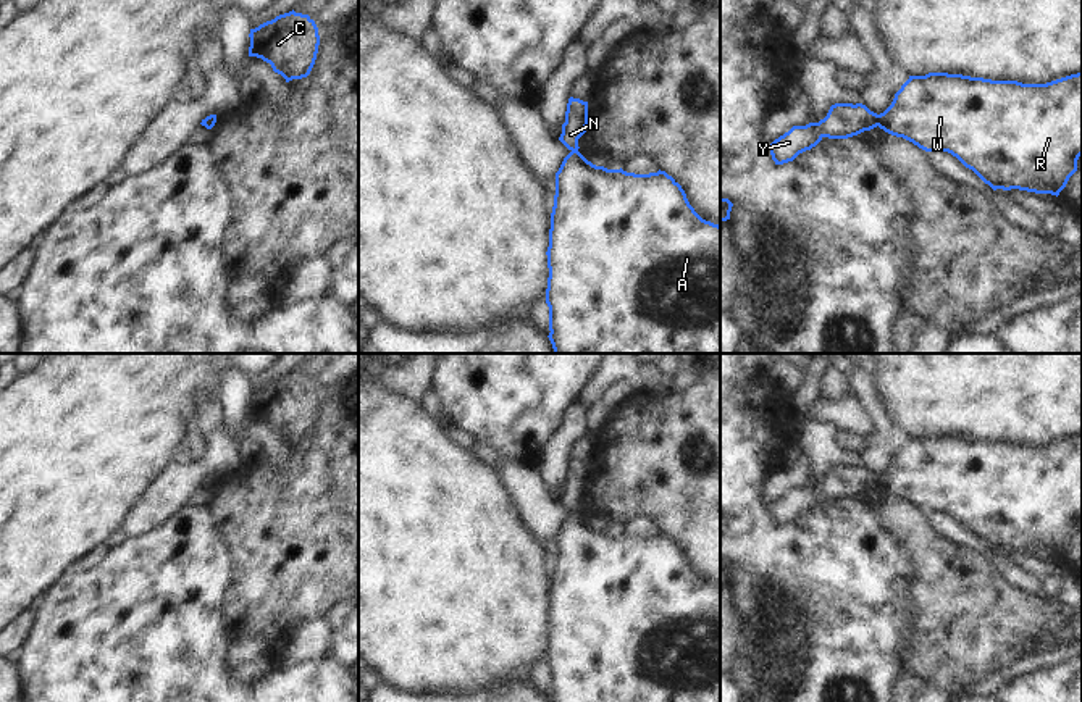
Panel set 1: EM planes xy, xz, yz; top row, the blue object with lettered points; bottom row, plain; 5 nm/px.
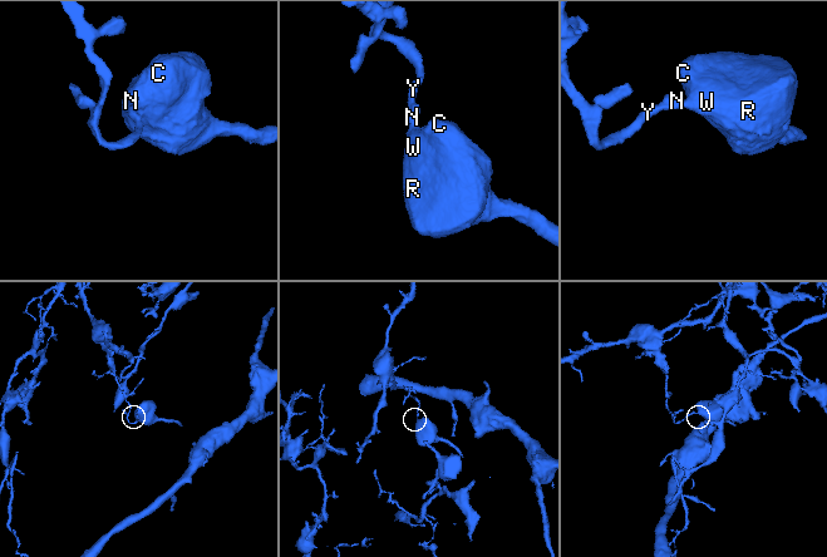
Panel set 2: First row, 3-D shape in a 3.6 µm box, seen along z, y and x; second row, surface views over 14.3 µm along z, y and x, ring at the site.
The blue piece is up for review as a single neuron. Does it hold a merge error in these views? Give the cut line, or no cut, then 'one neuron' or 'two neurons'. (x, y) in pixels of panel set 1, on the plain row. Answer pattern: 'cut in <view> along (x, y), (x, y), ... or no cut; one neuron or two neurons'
cut in yz along (879, 476), (876, 486); two neurons

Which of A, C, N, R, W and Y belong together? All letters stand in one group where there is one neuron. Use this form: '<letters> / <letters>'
A C R W / N Y

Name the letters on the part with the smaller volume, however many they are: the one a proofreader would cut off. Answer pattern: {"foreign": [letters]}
{"foreign": ["A", "C", "R", "W"]}

